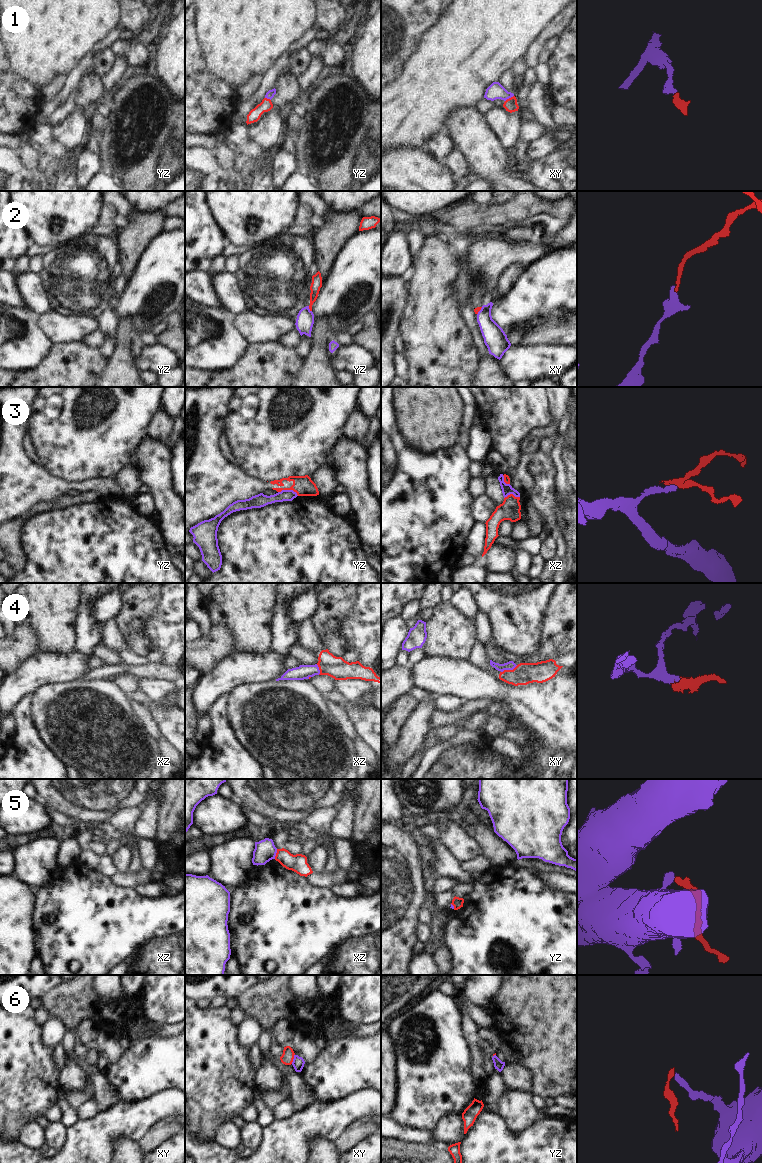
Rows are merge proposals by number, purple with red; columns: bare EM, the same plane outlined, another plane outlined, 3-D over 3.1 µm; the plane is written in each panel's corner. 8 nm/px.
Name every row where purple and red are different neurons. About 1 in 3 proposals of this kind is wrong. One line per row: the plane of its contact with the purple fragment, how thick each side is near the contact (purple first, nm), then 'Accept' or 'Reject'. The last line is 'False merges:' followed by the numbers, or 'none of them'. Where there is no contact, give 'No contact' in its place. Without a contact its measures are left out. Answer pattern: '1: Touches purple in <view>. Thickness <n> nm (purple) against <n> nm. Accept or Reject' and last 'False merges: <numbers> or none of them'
1: Touches purple in xy. Thickness 130 nm (purple) against 100 nm. Accept
2: Touches purple in yz. Thickness 140 nm (purple) against 90 nm. Accept
3: Touches purple in yz. Thickness 110 nm (purple) against 160 nm. Reject
4: Touches purple in xy. Thickness 70 nm (purple) against 180 nm. Accept
5: Touches purple in xz. Thickness 170 nm (purple) against 140 nm. Reject
6: Touches purple in xy. Thickness 100 nm (purple) against 100 nm. Reject
False merges: 3, 5, 6

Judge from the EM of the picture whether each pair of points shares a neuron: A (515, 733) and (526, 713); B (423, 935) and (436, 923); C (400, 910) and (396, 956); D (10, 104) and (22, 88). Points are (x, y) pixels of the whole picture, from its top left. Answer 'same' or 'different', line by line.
A: different
B: same
C: same
D: same

